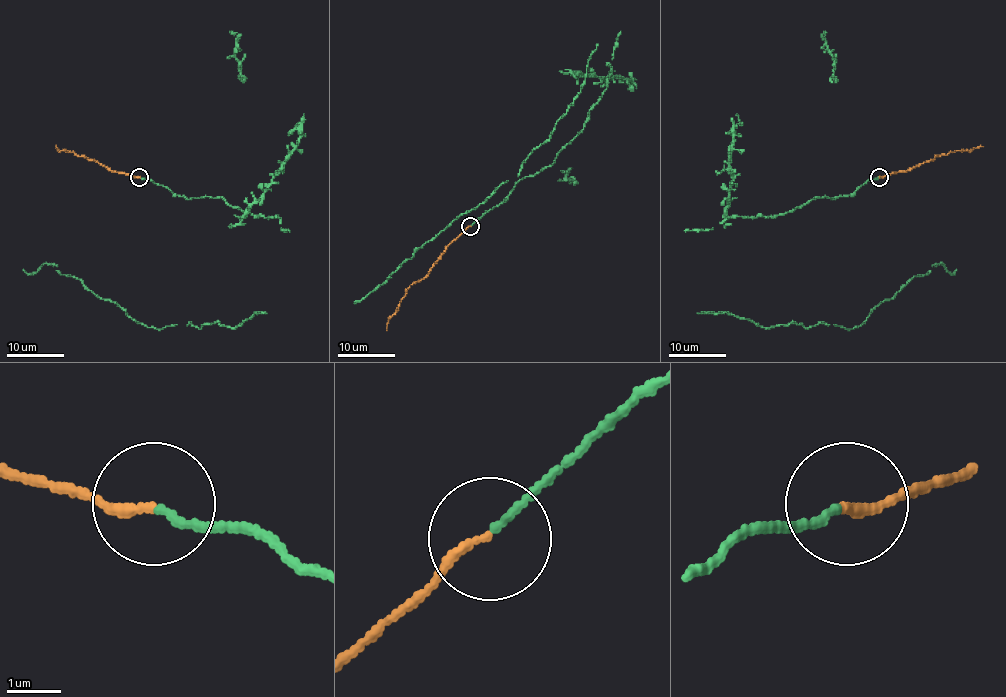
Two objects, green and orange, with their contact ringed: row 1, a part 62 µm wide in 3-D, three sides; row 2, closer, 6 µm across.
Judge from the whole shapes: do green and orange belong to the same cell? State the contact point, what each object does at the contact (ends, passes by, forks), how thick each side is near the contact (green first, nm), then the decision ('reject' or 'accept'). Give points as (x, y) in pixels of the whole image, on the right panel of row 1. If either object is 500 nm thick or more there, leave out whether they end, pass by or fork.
place (879, 177); green ends; orange ends; calibres 130 and 160 nm; accept

